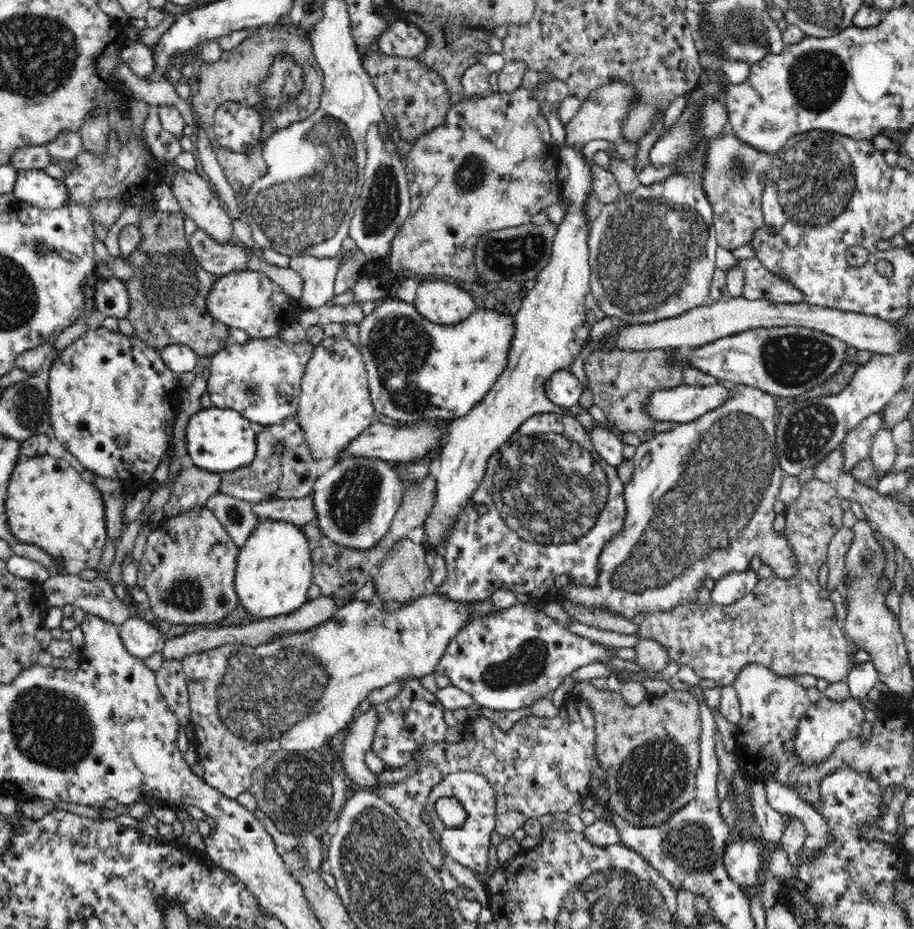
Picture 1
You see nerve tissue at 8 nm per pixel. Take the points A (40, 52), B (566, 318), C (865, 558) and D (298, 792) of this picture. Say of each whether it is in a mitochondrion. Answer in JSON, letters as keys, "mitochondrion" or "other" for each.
{"A":"mitochondrion","B":"other","C":"mitochondrion","D":"mitochondrion"}

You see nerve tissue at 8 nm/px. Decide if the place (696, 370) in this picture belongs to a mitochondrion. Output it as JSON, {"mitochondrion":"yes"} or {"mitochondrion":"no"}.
{"mitochondrion":"no"}

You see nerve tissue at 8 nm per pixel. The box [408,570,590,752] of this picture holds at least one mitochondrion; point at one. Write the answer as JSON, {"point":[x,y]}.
{"point":[528,661]}

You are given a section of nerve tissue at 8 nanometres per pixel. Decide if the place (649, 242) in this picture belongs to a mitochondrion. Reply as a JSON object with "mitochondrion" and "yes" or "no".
{"mitochondrion":"yes"}

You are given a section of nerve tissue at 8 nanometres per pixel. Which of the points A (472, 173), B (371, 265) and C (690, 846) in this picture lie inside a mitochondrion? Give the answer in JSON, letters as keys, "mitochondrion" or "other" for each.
{"A":"mitochondrion","B":"other","C":"mitochondrion"}

